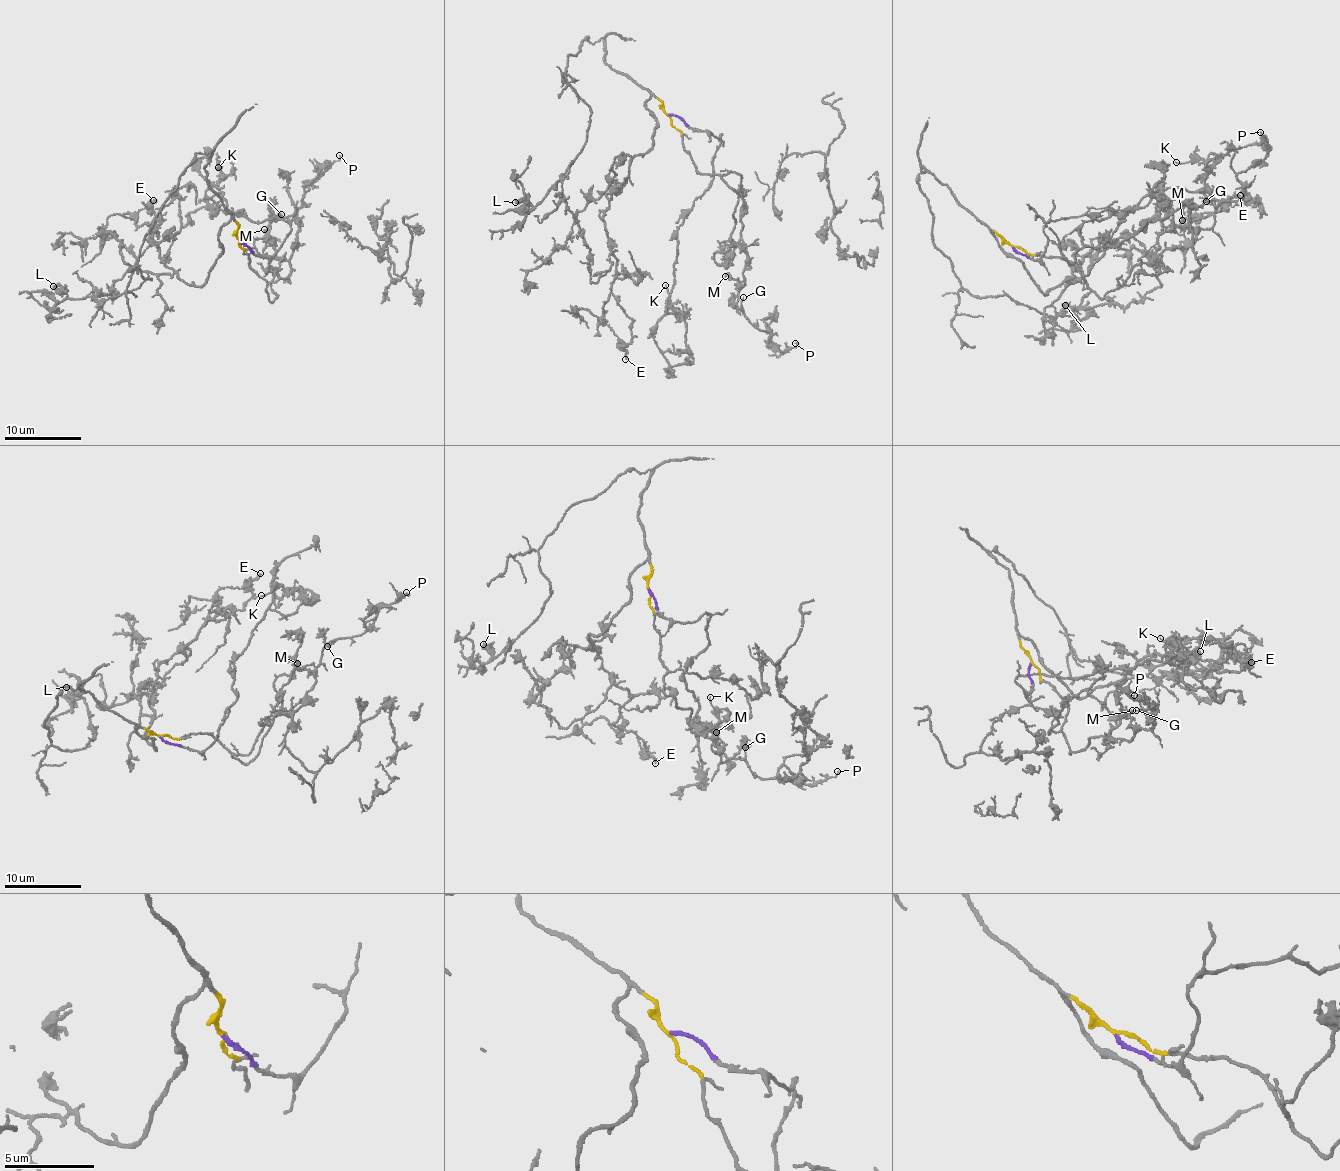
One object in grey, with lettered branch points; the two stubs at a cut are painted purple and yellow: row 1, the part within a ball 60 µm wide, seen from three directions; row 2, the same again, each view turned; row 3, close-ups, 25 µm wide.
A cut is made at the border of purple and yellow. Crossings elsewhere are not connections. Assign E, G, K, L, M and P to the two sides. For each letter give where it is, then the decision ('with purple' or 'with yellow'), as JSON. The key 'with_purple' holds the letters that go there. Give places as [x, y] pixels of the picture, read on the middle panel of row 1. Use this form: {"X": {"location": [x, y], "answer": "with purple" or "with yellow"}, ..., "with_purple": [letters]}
{"E": {"location": [625, 359], "answer": "with yellow"}, "G": {"location": [743, 297], "answer": "with yellow"}, "K": {"location": [665, 285], "answer": "with purple"}, "L": {"location": [515, 202], "answer": "with yellow"}, "M": {"location": [725, 276], "answer": "with yellow"}, "P": {"location": [795, 343], "answer": "with yellow"}, "with_purple": ["K"]}

